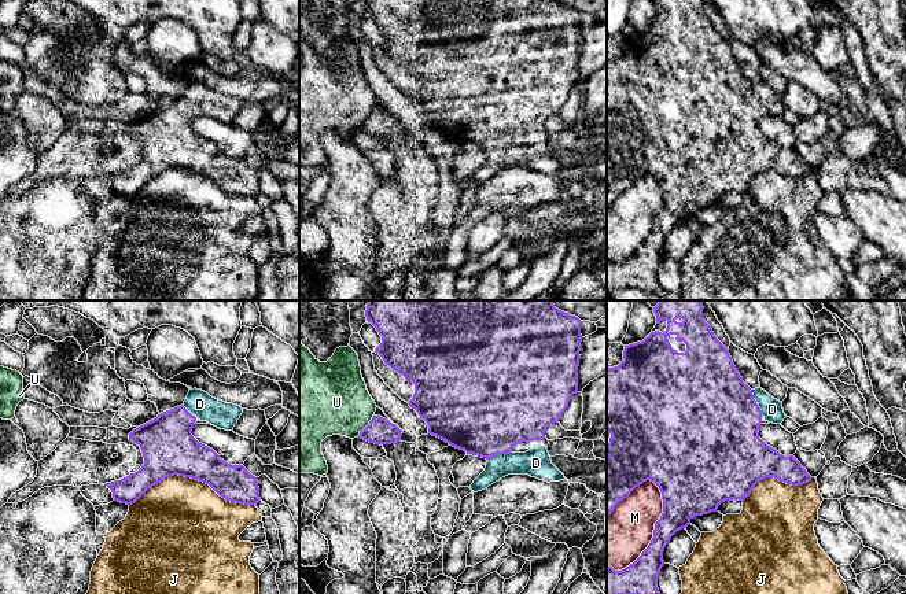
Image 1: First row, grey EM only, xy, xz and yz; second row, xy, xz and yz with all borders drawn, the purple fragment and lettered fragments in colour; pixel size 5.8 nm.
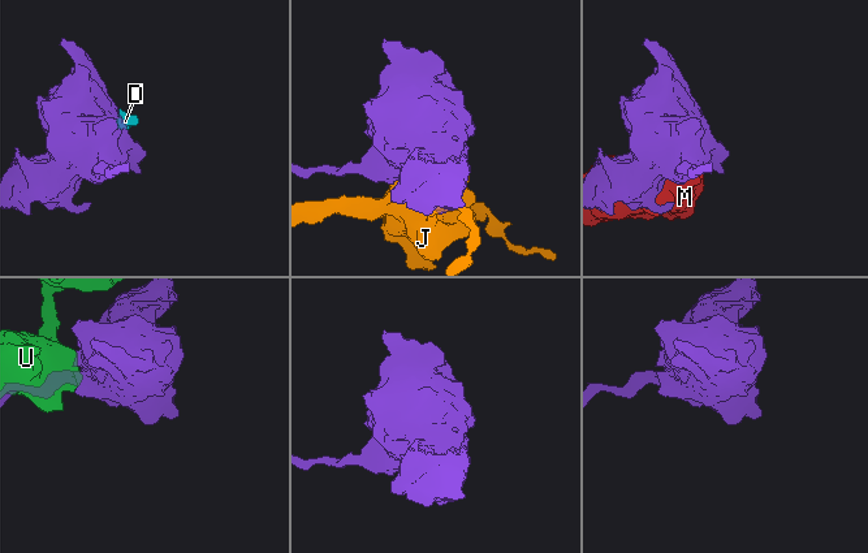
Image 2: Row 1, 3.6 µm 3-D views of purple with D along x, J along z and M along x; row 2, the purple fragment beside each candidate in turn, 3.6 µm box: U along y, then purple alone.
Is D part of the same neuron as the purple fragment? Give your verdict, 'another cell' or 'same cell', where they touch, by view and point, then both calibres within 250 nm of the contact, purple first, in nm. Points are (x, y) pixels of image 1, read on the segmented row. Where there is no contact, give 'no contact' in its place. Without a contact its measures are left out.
same cell; meets purple in yz at (757, 404); 500 nm thick on the purple side, 130 nm on the other

